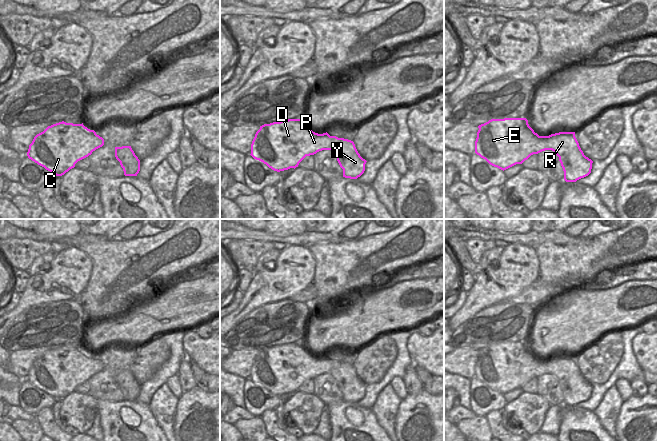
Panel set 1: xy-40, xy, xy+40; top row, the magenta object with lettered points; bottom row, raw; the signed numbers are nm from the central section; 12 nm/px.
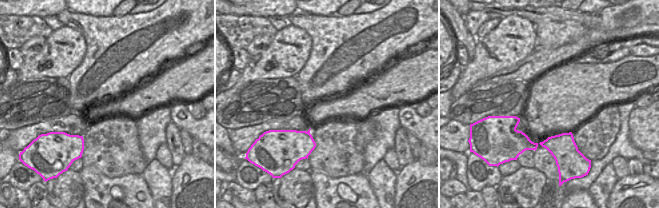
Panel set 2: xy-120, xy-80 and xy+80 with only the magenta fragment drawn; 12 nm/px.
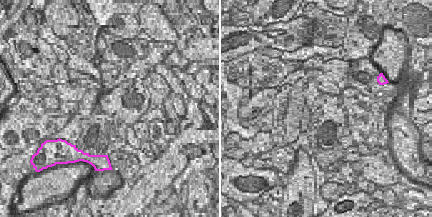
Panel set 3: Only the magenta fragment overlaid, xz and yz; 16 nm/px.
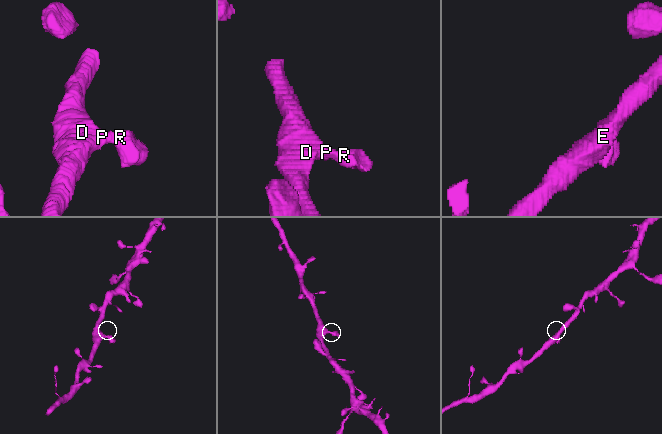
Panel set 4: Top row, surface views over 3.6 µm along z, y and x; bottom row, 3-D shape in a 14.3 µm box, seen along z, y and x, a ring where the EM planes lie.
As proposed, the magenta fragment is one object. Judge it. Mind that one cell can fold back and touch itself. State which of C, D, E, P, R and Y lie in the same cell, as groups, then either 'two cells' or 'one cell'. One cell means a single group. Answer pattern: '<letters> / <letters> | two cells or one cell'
C D E P R Y | one cell

